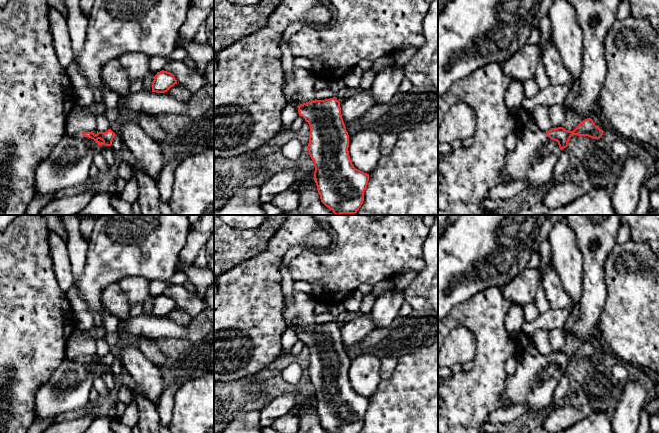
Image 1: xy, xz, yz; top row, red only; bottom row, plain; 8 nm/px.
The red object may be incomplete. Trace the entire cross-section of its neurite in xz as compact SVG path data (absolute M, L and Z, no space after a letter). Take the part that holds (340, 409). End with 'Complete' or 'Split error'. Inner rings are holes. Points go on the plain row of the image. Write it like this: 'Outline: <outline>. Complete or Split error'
Outline: M293 291L290 301L283 303L284 321L289 329L298 333L310 350L307 375L314 386L314 403L321 426L329 433L359 433L364 425L364 416L369 398L354 391L349 380L349 359L346 354L340 326L336 321L317 324L314 309L318 301L312 294Z. Split error

